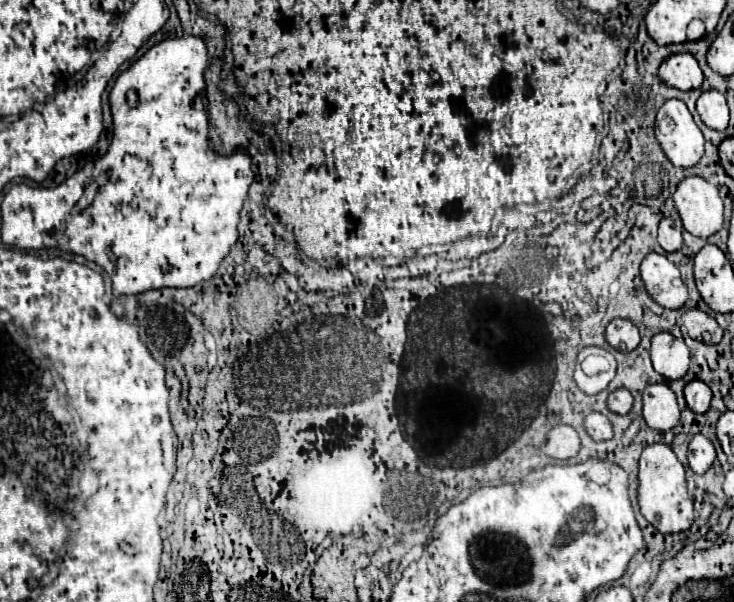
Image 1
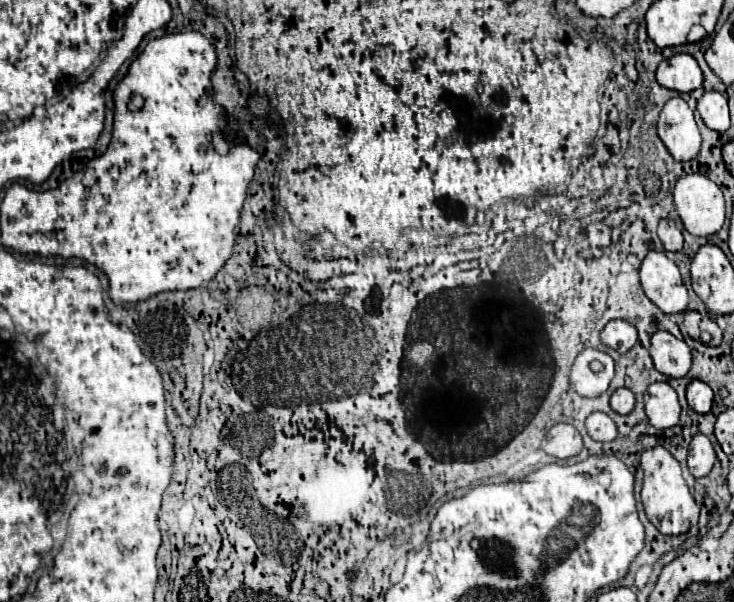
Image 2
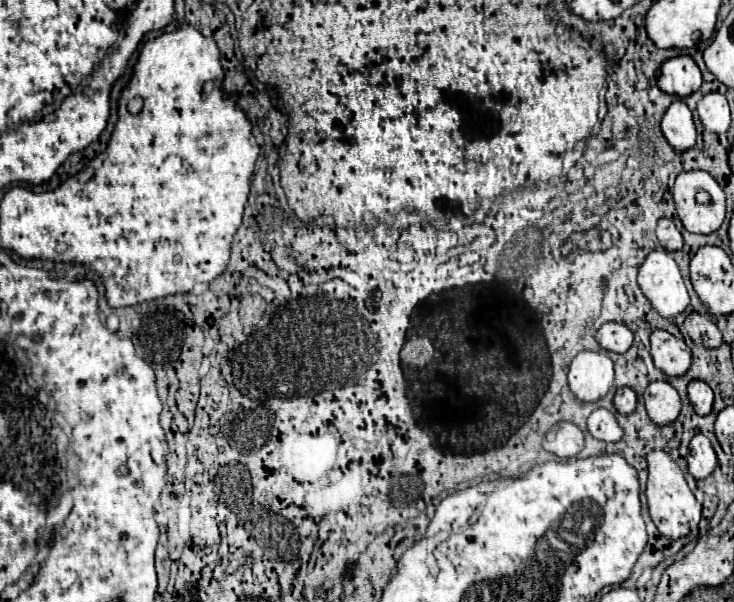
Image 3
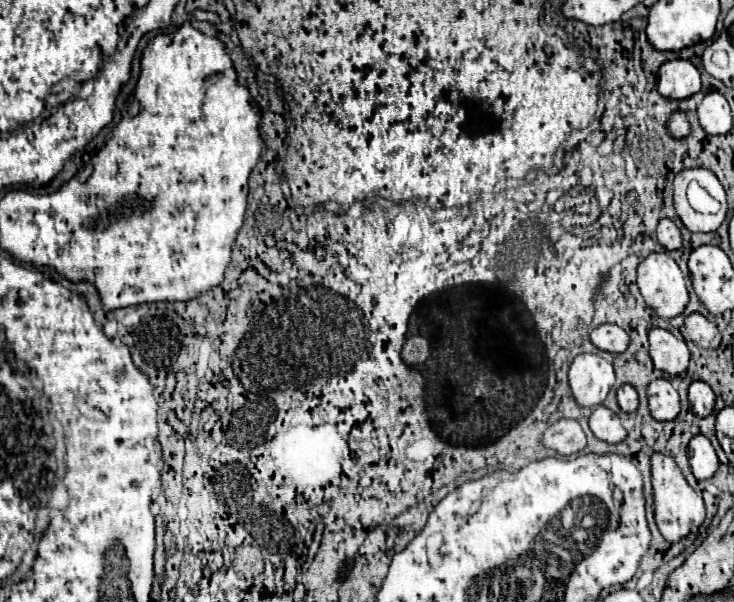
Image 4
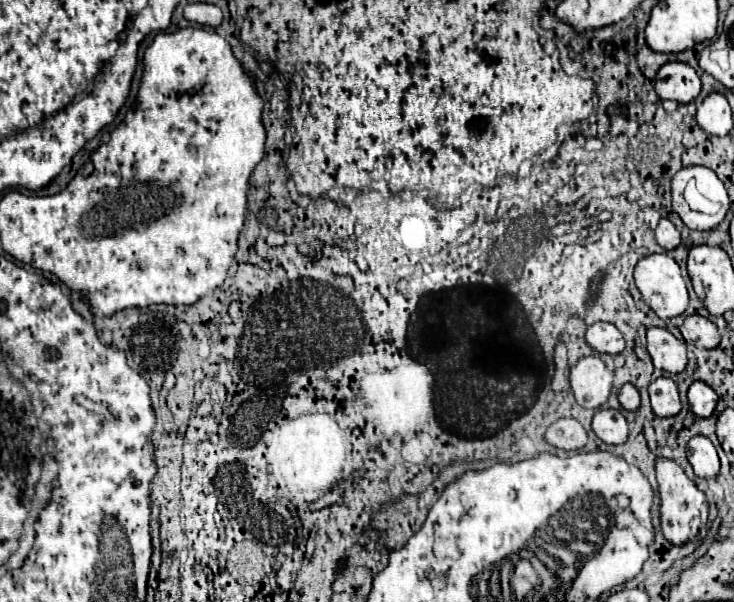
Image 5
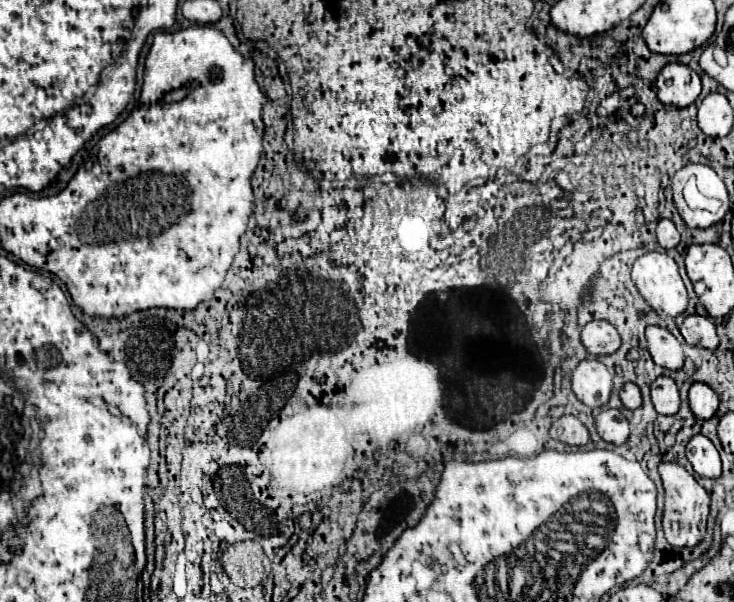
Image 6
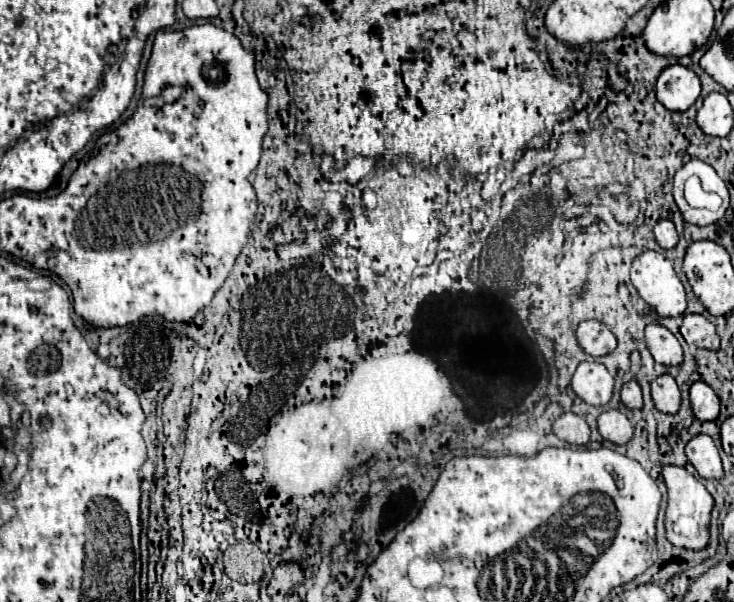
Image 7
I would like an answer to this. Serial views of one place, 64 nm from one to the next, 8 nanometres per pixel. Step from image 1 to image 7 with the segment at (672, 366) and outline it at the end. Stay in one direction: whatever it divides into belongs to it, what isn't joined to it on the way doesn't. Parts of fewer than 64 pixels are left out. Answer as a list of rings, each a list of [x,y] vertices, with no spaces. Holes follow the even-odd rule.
[[[648,324],[646,326],[646,346],[658,364],[664,364],[664,366],[682,364],[682,356],[684,356],[682,346],[668,328],[660,324]]]

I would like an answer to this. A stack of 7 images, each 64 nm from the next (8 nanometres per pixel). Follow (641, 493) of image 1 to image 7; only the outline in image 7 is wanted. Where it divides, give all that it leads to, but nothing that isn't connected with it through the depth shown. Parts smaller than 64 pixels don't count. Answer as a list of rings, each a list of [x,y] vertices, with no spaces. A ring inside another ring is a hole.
[[[664,466],[662,476],[668,488],[668,506],[666,506],[666,538],[674,546],[690,548],[690,550],[702,550],[708,544],[708,526],[710,526],[710,512],[714,506],[714,500],[710,492],[700,484],[686,468],[682,466]]]

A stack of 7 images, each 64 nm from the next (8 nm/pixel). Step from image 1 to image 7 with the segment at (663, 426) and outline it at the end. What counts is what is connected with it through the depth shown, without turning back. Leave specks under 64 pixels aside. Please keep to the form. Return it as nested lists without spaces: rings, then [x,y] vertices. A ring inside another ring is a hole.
[[[668,374],[658,376],[652,382],[652,400],[660,412],[676,414],[680,408],[680,390],[676,386],[676,380]]]

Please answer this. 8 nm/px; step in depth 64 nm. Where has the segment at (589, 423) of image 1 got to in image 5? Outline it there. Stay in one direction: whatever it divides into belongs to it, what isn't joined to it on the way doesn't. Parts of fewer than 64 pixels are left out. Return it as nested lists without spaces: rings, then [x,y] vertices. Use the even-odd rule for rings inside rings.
[[[596,410],[592,418],[592,430],[606,444],[622,444],[628,438],[626,418],[618,410]]]

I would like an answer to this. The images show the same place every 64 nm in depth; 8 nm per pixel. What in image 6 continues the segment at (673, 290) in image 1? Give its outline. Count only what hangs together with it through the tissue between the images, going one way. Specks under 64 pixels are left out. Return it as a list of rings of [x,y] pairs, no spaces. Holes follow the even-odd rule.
[[[648,252],[640,256],[632,268],[632,282],[662,318],[676,318],[688,306],[688,292],[678,264],[668,254]]]

